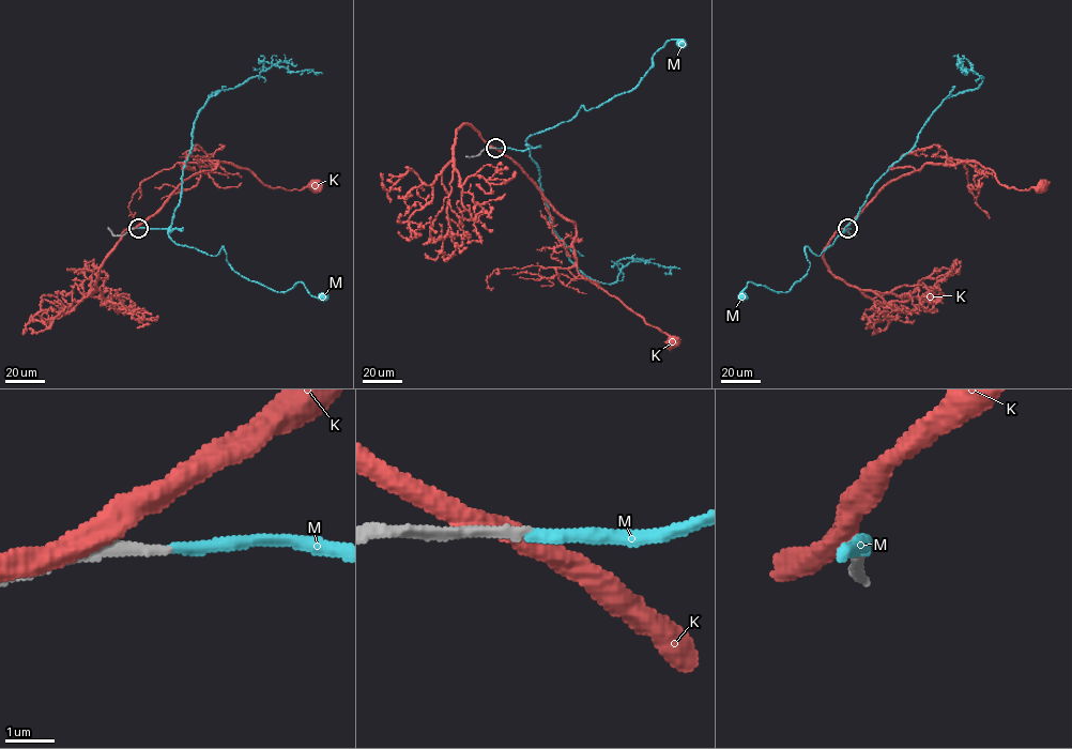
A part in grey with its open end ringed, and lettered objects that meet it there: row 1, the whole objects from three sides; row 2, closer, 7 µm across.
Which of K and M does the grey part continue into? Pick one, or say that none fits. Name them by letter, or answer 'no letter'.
M

